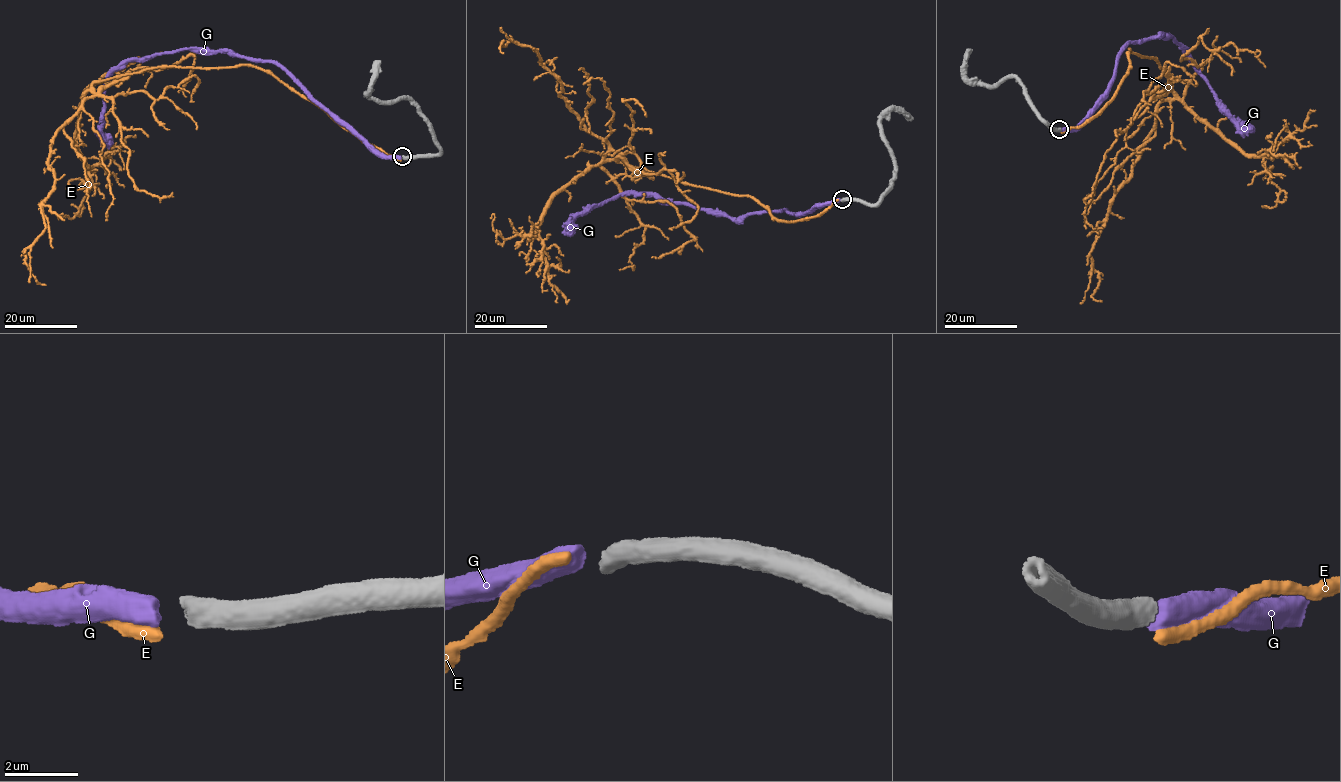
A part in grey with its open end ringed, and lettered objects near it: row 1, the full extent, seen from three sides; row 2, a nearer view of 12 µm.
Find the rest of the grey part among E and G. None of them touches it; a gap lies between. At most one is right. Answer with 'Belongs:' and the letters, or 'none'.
Belongs: G

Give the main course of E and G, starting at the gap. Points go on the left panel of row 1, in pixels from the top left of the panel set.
E: (400, 159), (251, 66), (153, 67), (95, 82), (95, 95), (54, 137), (45, 230), (24, 249), (46, 285)
G: (400, 157), (376, 155), (276, 64), (189, 49), (124, 61), (107, 78), (100, 131), (105, 144)

